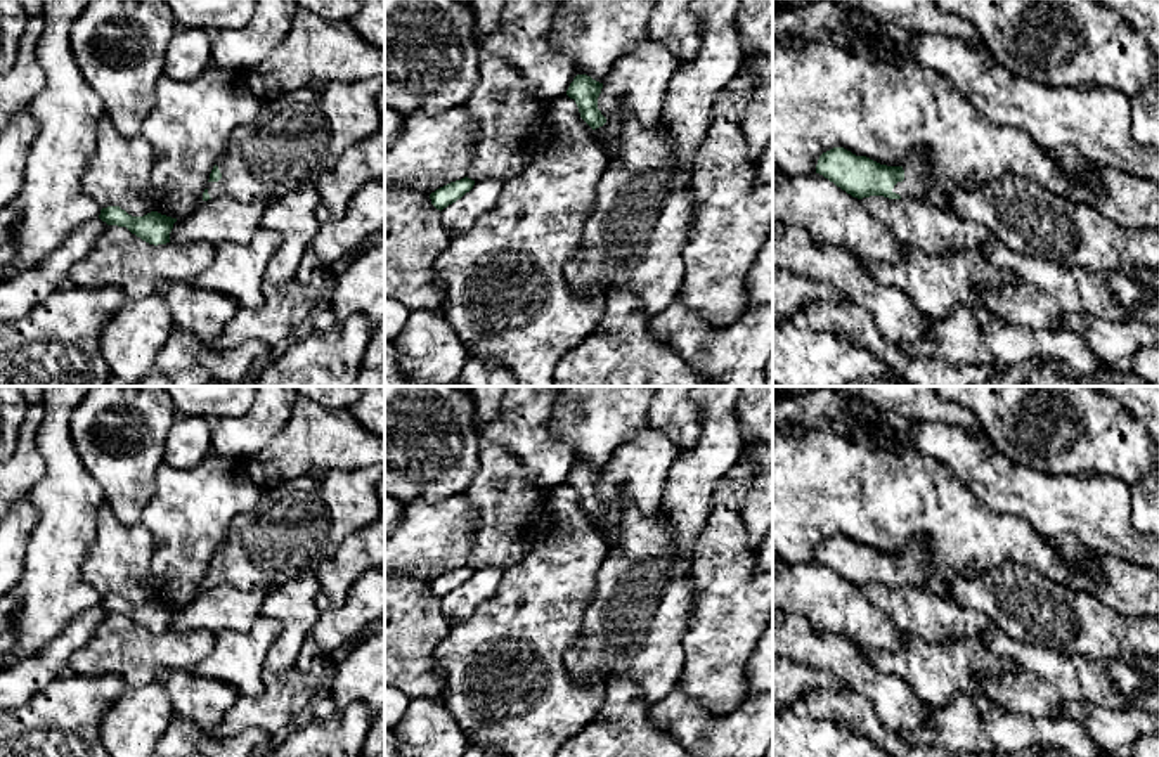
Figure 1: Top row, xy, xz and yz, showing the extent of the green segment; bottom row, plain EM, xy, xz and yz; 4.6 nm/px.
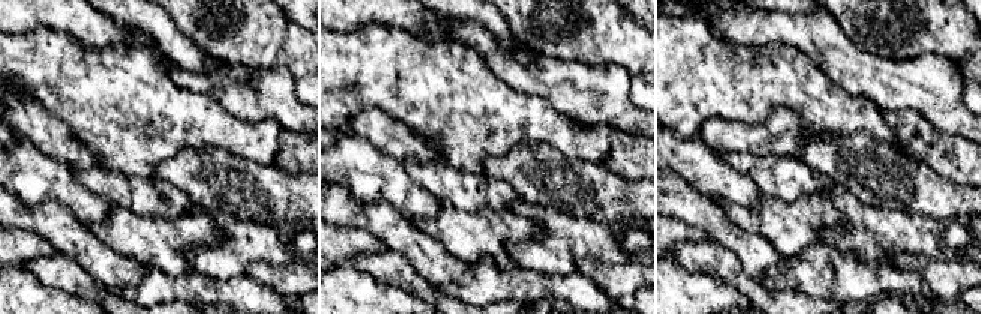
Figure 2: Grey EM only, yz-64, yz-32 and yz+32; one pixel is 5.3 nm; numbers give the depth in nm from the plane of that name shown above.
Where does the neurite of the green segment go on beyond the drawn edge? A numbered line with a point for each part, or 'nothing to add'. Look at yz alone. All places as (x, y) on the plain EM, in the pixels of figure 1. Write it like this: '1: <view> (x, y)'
1: yz (917, 556)

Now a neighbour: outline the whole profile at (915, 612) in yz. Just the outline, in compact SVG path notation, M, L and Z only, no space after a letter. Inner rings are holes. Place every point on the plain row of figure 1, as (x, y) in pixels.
M870 584L859 589L897 631L930 643L965 636L981 643L982 634L994 627L981 611L967 610L956 599L941 598L922 586Z

